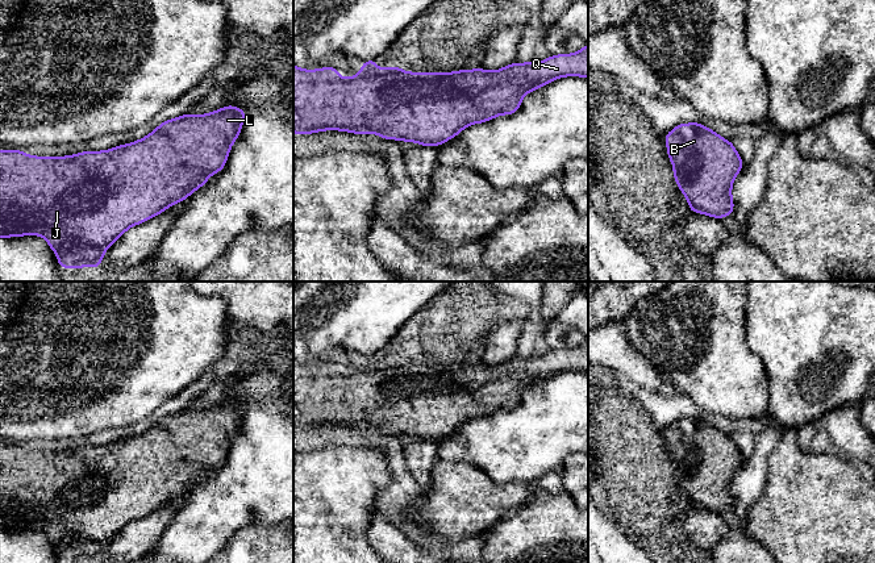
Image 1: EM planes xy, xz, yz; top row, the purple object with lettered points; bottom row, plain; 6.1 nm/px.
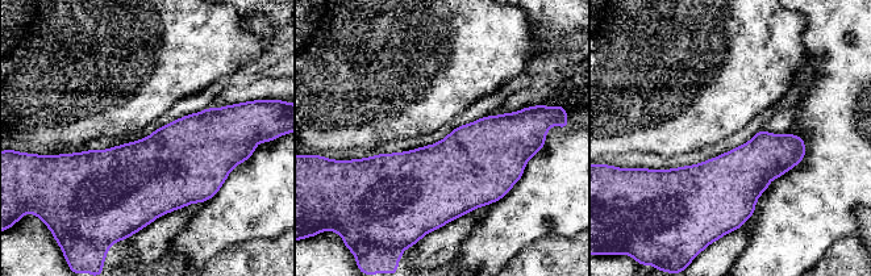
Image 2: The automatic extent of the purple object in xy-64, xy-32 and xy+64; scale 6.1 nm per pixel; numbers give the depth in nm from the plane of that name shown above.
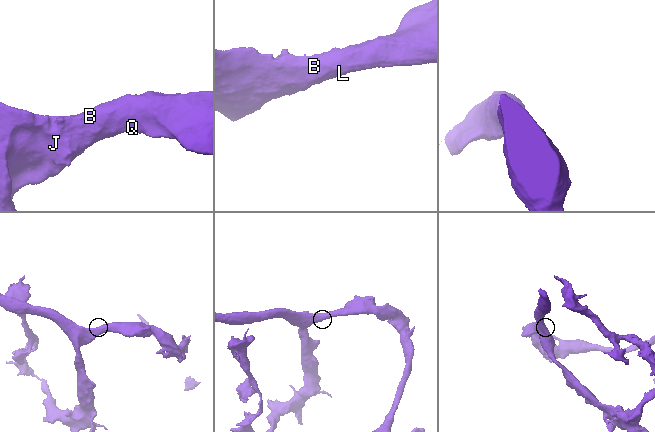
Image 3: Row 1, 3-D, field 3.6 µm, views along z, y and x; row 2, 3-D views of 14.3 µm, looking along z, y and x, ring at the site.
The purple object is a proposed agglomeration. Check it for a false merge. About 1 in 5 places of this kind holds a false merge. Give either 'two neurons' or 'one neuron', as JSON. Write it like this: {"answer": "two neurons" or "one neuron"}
{"answer": "one neuron"}

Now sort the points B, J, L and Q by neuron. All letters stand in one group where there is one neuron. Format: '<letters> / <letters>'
B J L Q

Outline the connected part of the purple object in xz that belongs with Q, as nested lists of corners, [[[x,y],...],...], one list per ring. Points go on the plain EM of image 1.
[[[588,338],[574,349],[551,350],[537,358],[512,358],[497,366],[482,362],[457,367],[405,367],[401,362],[379,366],[372,354],[364,355],[354,372],[339,372],[337,362],[301,364],[293,359],[293,428],[376,428],[383,434],[441,441],[468,420],[516,408],[525,388],[563,371],[588,372]]]

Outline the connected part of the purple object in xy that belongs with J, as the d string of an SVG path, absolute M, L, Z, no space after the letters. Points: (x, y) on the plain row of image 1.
M226 400L208 409L188 408L161 417L139 435L104 446L84 446L67 451L32 451L21 445L0 445L0 533L26 529L43 531L58 550L61 563L101 562L109 539L133 520L142 518L184 496L203 481L208 472L225 462L229 446L238 433L245 405Z

